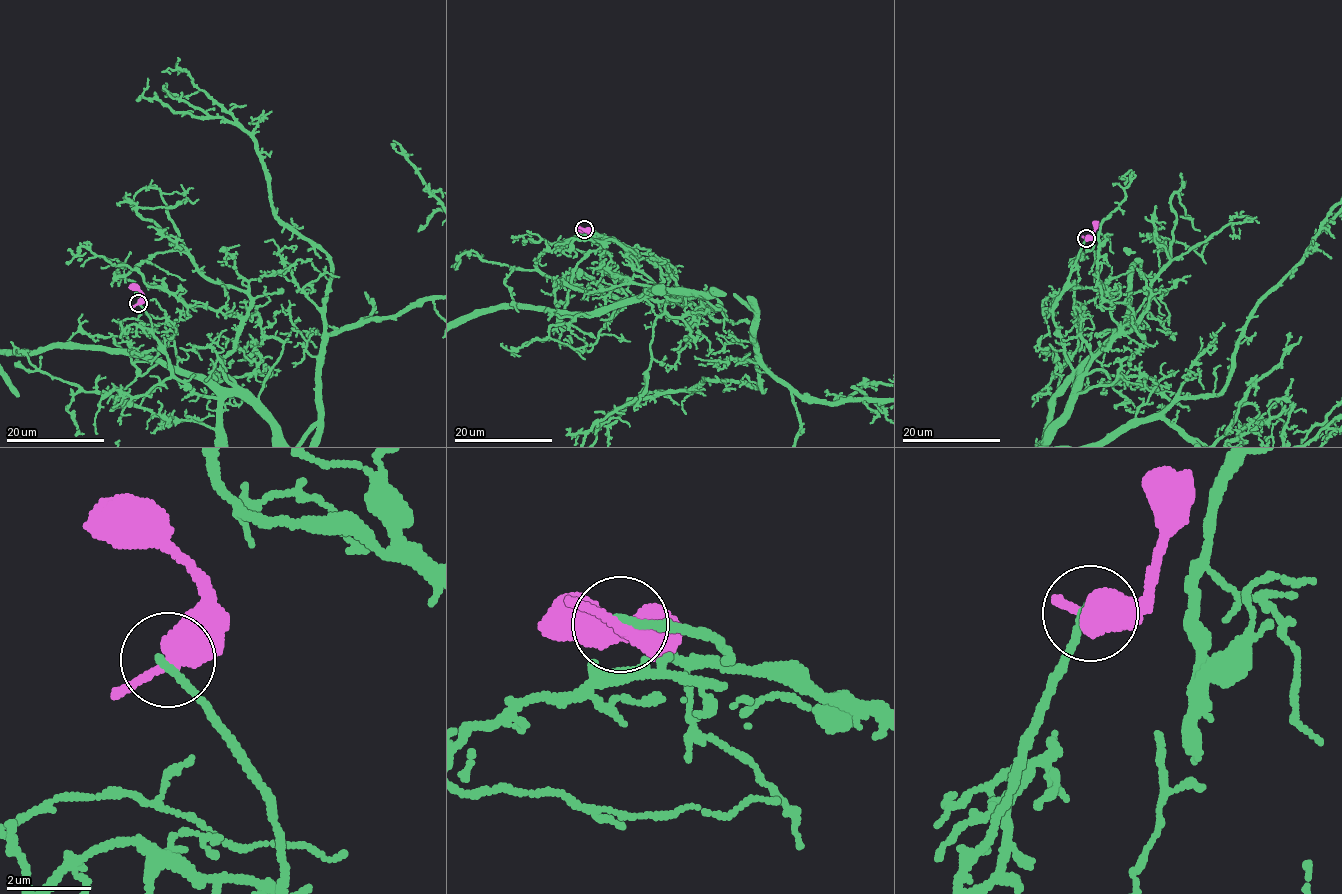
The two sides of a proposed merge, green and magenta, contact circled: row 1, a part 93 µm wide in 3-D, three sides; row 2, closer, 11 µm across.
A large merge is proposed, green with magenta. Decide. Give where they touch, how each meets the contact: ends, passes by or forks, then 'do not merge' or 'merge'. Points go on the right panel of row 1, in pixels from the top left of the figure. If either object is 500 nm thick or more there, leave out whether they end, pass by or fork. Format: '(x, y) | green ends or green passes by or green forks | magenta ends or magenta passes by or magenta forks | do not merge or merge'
(1086, 238) | green ends | magenta passes by | do not merge

